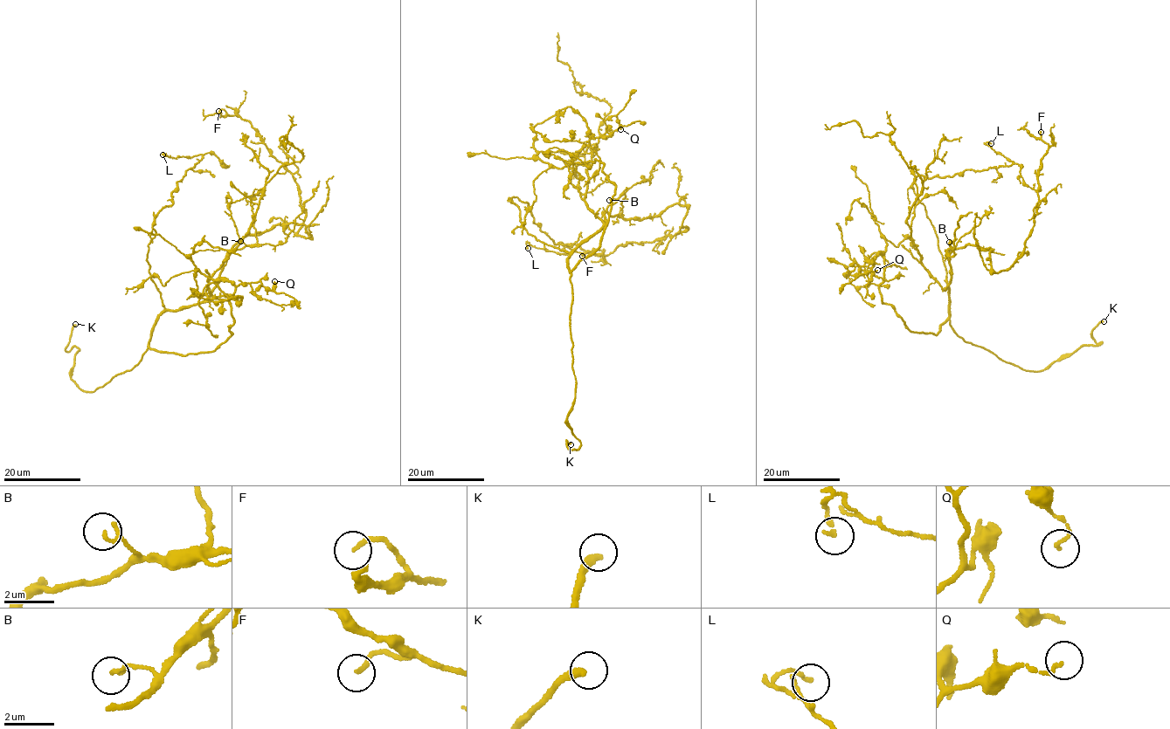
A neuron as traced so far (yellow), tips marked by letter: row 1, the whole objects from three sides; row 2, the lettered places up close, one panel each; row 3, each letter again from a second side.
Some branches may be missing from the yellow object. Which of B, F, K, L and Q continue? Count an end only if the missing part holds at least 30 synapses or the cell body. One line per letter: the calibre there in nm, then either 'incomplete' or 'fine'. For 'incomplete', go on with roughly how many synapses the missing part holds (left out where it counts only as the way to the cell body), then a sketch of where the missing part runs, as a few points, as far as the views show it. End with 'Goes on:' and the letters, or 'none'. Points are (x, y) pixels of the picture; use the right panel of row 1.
B: 90 nm thick; fine
F: 180 nm thick; fine
K: 280 nm thick; incomplete; missing branch runs (1104, 321), (1111, 323), (1123, 314), (1127, 293), (1141, 281), (1139, 276), (1137, 278)
L: 150 nm thick; fine
Q: 120 nm thick; fine
Goes on: K

